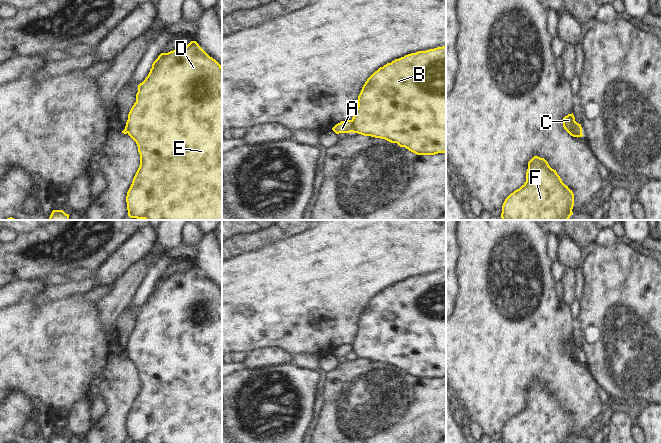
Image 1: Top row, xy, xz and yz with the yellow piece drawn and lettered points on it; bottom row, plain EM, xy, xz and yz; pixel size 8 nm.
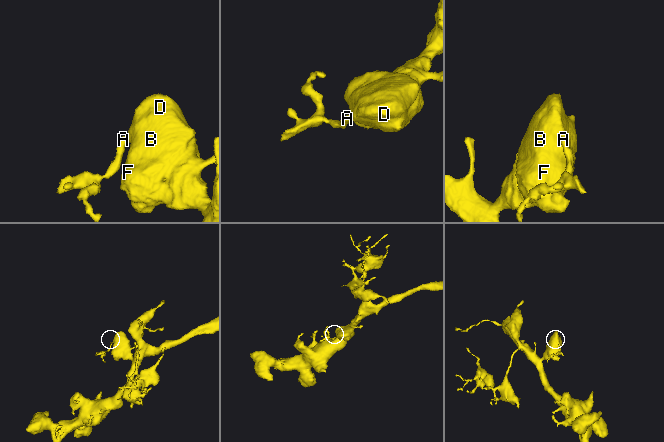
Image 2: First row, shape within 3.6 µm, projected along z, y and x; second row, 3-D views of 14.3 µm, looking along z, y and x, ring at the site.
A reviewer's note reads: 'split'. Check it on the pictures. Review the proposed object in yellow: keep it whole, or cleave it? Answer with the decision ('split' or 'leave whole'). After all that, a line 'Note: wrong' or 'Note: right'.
split
Note: right

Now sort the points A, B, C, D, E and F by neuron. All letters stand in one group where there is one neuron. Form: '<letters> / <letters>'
A / B C D E F

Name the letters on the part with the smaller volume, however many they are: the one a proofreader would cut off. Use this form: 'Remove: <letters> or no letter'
Remove: A

